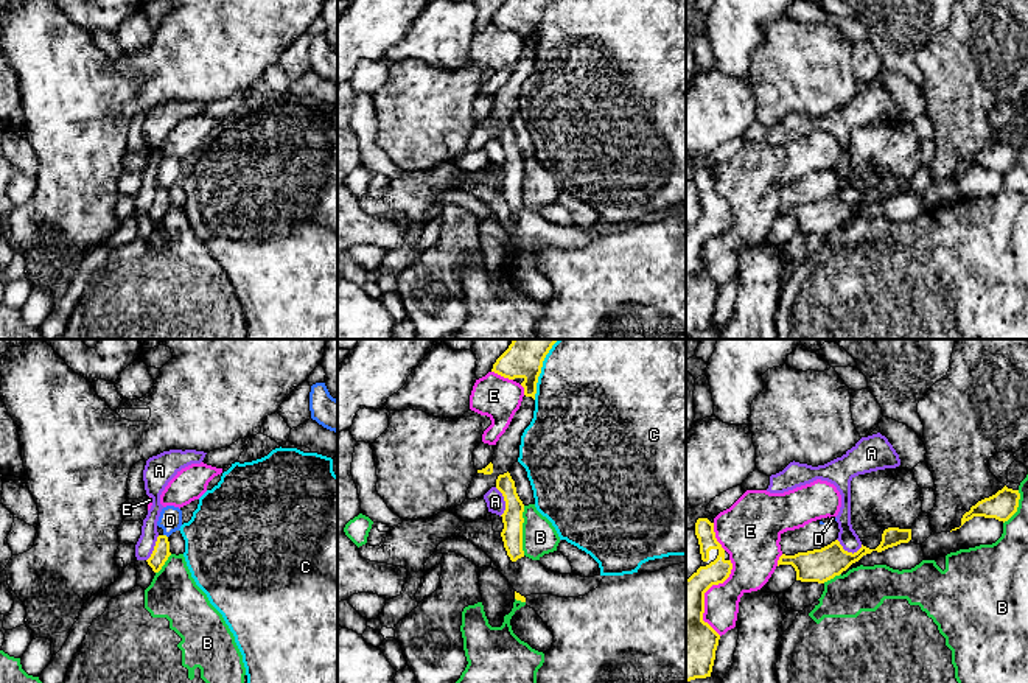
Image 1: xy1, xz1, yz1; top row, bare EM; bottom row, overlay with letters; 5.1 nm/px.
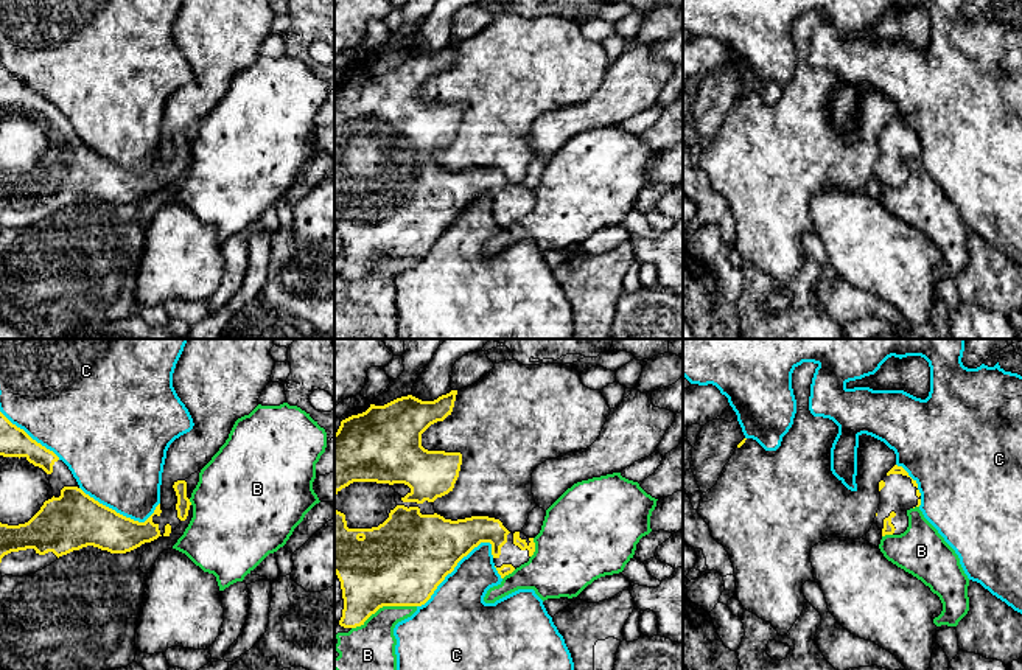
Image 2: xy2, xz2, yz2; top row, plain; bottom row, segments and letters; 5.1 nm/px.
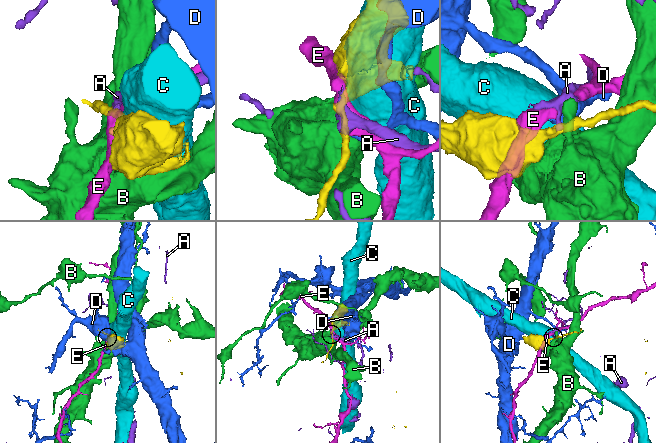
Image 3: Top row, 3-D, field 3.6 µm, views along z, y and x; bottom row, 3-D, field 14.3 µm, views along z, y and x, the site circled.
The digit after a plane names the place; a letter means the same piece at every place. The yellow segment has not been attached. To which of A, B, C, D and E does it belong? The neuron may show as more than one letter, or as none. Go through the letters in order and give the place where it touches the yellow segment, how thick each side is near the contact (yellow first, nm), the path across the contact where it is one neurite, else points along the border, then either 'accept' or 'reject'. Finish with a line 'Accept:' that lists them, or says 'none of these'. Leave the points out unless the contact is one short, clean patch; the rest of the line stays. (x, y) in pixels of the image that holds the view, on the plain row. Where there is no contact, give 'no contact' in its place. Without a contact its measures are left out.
A: yz1 (846, 203) | 180/100 nm | along yz1 (837, 190), (845, 201), (853, 204), (862, 198) | reject
B: xz2 (383, 257) | 440/280 nm | reject
C: xz2 (453, 221) | 440/340 nm | reject
D: xy1 (165, 187) | 90/120 nm | along xy1 (164, 185), (167, 189) | reject
E: yz1 (703, 246) | 280/180 nm | reject
Accept: none of these

